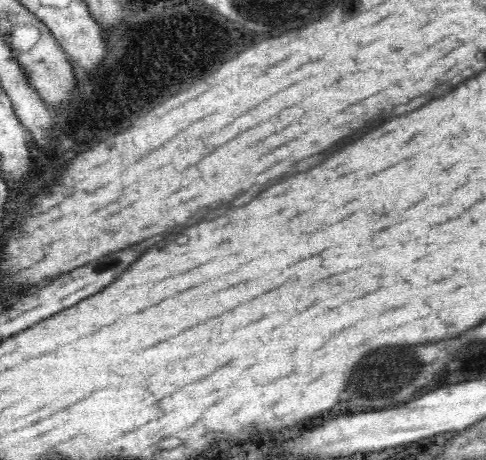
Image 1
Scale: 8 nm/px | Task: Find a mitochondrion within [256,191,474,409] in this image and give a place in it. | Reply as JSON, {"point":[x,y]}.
{"point":[385,356]}

